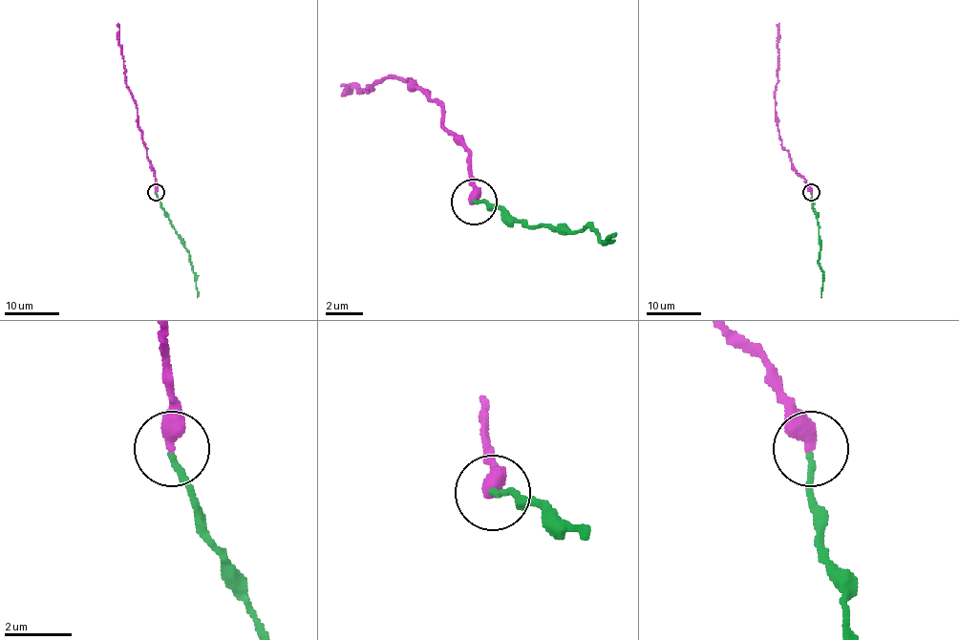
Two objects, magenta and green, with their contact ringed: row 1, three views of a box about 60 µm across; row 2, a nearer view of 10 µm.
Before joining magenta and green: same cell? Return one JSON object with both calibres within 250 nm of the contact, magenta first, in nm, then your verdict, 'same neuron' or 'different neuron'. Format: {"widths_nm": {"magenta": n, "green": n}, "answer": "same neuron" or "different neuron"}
{"widths_nm": {"magenta": 480, "green": 190}, "answer": "same neuron"}

